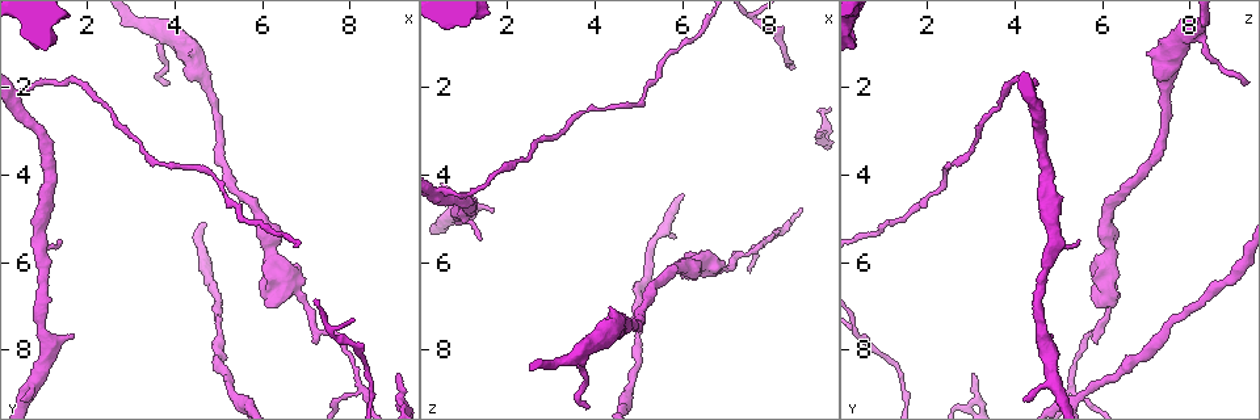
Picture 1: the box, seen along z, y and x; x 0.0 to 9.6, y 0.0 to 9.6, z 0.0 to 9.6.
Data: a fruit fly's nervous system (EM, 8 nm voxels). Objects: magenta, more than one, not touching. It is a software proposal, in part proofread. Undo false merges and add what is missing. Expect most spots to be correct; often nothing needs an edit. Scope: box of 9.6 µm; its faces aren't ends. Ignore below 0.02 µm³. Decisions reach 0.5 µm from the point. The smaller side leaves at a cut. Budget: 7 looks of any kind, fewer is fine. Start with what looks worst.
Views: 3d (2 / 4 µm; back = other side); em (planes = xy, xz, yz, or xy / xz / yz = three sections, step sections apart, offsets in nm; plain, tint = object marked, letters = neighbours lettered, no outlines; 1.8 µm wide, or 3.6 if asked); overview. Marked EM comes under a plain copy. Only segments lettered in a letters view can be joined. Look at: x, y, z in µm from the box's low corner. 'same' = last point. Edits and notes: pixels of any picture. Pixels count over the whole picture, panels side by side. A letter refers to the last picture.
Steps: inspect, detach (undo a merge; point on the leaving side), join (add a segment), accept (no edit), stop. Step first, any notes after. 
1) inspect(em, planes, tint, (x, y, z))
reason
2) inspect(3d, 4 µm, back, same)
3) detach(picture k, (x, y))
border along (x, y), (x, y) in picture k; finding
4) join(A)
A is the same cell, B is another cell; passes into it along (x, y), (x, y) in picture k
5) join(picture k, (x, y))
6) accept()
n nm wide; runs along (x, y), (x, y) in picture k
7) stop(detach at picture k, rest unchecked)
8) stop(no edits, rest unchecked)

inspect(3d, 2 µm, (1.65, 7.65, 4.80))

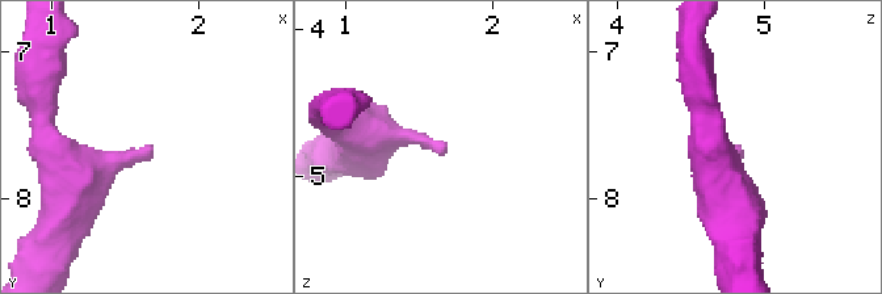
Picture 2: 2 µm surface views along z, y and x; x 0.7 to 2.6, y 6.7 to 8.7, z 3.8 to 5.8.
inspect(em, xz, step 16, letters, (1.70, 7.66, 4.78))
shape alone is not enough

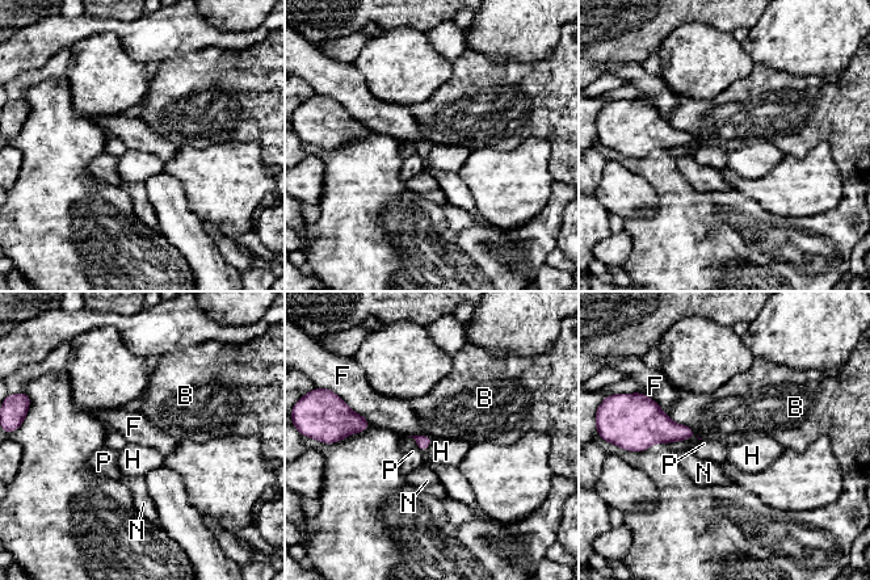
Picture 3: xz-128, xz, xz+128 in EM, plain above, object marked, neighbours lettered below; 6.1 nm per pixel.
inspect(em, planes, letters, same)
cut it another way

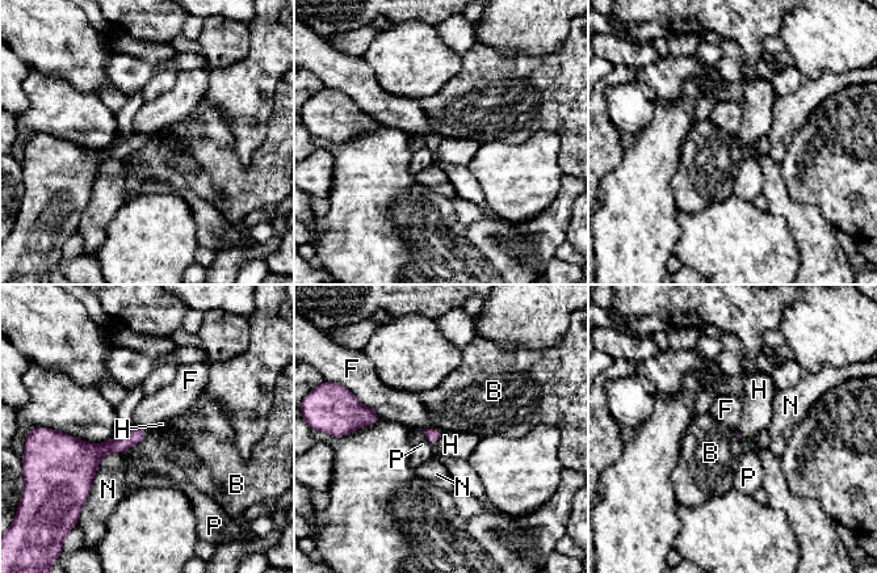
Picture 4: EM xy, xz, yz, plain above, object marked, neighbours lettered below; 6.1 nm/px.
accept()
N touches over 360 nm; B, F, H, N and P are other cells; none of them fits

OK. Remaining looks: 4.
inspect(3d, 4 µm, (6.40, 6.35, 6.00))
abrupt turn

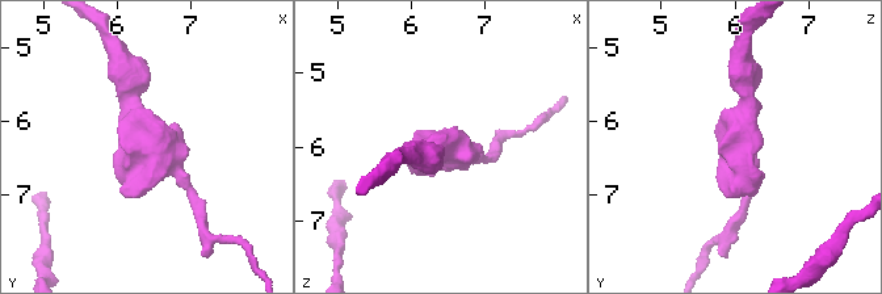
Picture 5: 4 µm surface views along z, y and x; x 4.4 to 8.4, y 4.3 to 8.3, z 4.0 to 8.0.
inspect(em, planes, tint, (6.40, 6.40, 6.00))
shape alone is not enough

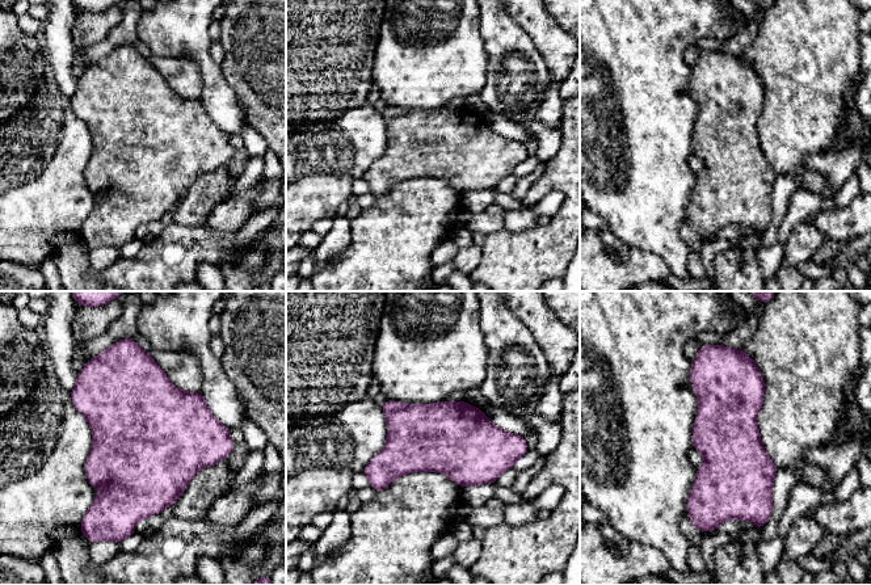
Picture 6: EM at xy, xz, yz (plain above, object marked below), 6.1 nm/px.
inspect(em, planes, letters, same)
see the neighbours

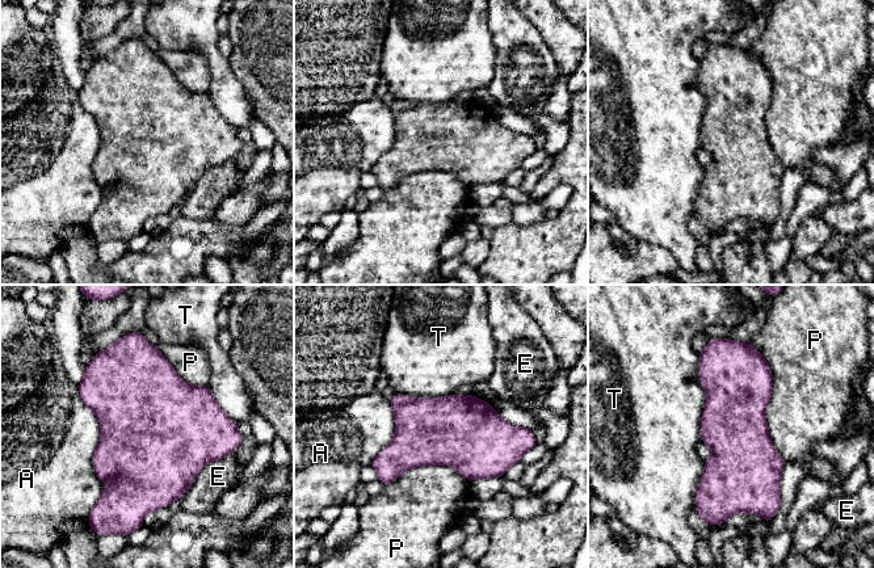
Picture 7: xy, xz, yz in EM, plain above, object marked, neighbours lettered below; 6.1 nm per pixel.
accept()
A, E, P and T are other cells; border along (698, 356), (706, 395), (700, 440) in picture 7; all the same neuron

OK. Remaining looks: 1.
inspect(em, xz, step 8, letters, (1.45, 5.50, 5.50))

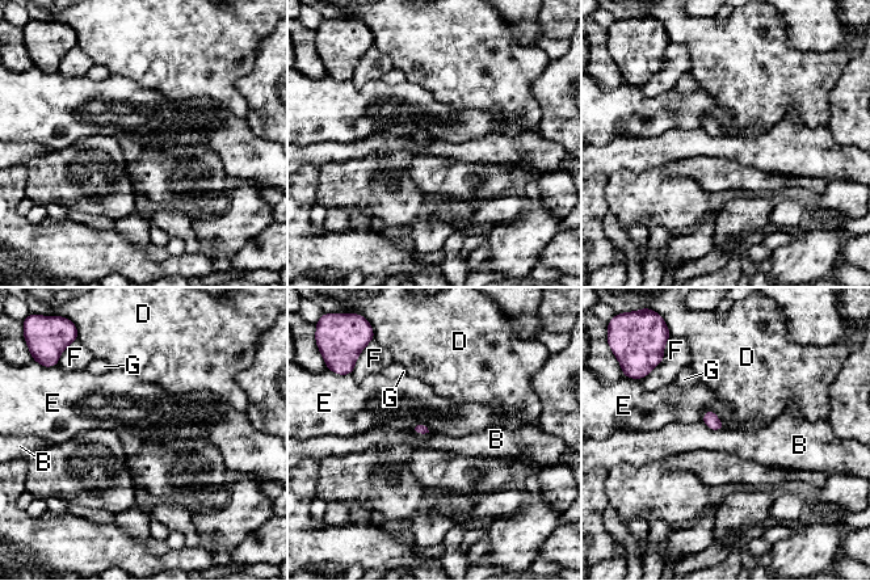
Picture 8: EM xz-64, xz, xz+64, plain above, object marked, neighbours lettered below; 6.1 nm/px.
accept()
B, D, E, F and G are other cells; no lettered segment goes on from it

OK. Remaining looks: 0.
stop(no edits, rest unchecked)

